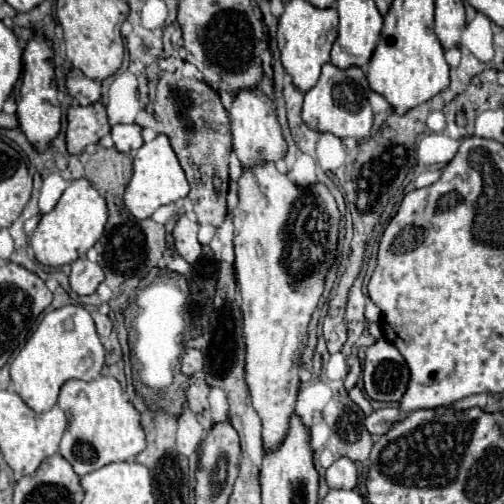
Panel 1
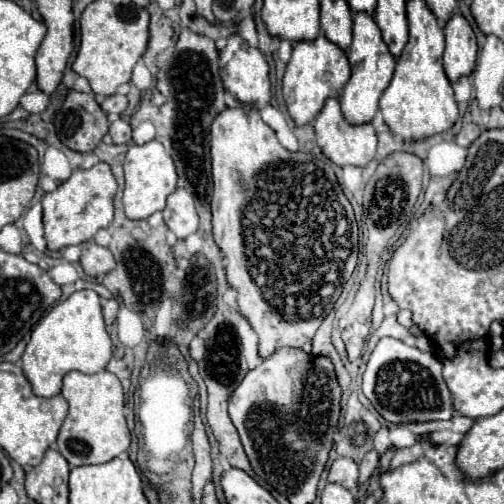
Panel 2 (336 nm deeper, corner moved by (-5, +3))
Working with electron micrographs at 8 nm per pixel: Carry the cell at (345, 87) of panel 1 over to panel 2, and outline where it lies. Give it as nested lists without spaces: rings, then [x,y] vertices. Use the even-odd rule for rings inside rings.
[[[327,98],[321,112],[317,114],[317,118],[313,120],[313,128],[315,128],[315,136],[317,136],[317,146],[321,148],[321,152],[335,164],[345,166],[345,164],[353,164],[353,166],[367,166],[377,150],[377,134],[371,122],[365,124],[349,124],[343,118],[343,112],[339,108],[339,102],[335,98]]]

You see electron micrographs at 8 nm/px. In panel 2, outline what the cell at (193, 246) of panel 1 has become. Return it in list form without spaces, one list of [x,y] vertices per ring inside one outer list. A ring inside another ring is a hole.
[[[177,188],[167,198],[163,214],[165,214],[165,224],[179,240],[185,240],[189,234],[197,230],[199,216],[195,212],[195,200],[185,188]]]

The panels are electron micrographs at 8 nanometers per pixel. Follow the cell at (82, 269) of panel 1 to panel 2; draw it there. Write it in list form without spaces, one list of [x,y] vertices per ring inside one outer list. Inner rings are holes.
[[[93,240],[83,242],[81,244],[81,260],[79,264],[83,266],[85,274],[91,278],[97,278],[99,274],[107,274],[115,268],[115,258],[111,256],[111,252],[99,244],[95,244]]]

